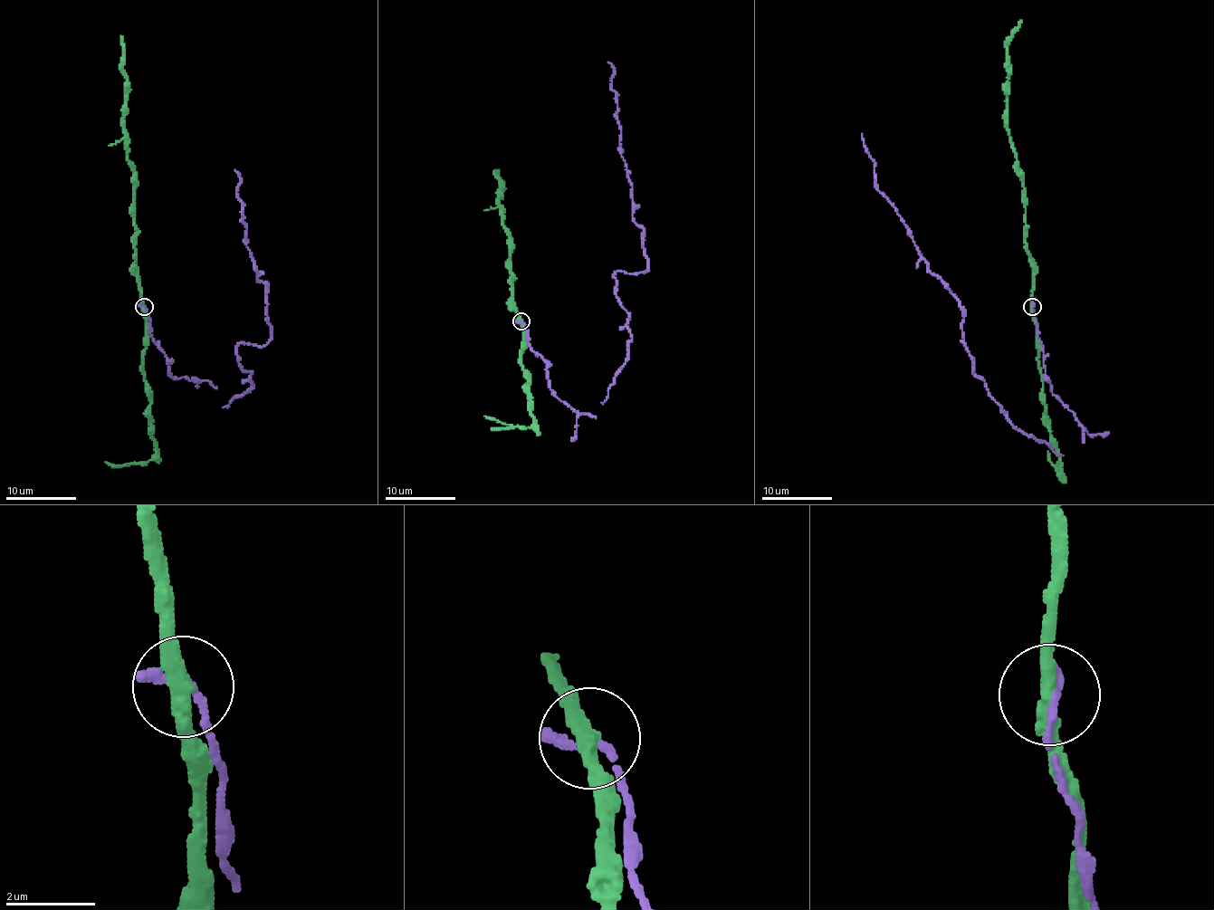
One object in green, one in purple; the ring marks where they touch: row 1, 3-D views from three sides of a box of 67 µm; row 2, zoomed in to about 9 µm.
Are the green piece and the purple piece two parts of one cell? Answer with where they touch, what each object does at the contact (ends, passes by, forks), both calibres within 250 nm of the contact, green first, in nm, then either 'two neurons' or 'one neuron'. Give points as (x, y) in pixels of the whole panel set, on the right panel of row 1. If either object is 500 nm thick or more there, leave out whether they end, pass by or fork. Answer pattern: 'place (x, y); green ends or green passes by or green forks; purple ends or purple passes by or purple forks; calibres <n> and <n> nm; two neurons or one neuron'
place (1032, 306); green passes by; purple ends; calibres 360 and 240 nm; two neurons

